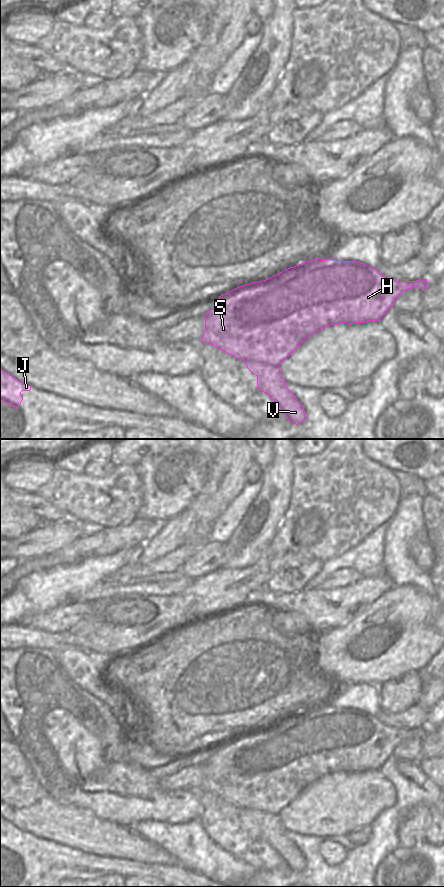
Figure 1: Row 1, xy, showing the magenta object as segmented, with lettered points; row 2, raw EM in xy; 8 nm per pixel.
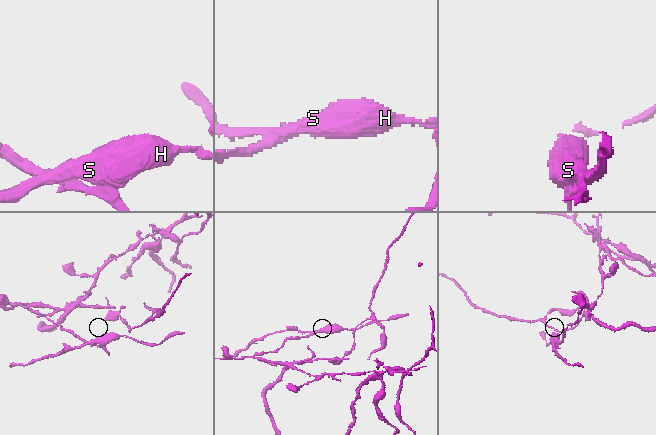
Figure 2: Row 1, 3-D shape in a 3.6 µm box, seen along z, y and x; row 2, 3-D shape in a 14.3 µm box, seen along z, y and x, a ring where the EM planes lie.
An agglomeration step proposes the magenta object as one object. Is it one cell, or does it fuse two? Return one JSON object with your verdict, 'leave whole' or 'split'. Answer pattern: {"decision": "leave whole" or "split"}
{"decision": "split"}

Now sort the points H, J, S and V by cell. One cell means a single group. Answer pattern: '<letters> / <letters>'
H J S / V

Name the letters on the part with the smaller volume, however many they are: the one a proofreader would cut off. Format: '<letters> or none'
H, J, S

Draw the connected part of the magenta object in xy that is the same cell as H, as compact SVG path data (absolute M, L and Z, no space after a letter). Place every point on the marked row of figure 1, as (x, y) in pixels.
M320 258L311 259L305 261L294 267L283 270L282 272L259 282L252 282L239 286L221 296L219 296L218 303L208 311L203 317L205 318L205 330L201 341L214 345L218 349L244 361L256 361L258 363L266 363L274 367L279 367L281 362L287 359L308 337L314 333L330 326L338 325L340 323L346 323L352 325L354 323L366 323L368 321L379 321L389 310L393 307L395 300L406 290L414 287L420 287L423 291L427 286L427 279L416 281L396 281L394 279L388 279L384 277L375 267L370 267L364 263L358 261L340 261L338 259L326 259Z

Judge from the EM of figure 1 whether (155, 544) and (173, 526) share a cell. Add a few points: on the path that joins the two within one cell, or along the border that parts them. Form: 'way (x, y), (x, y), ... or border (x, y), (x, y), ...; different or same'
way (159, 540), (169, 530); same

